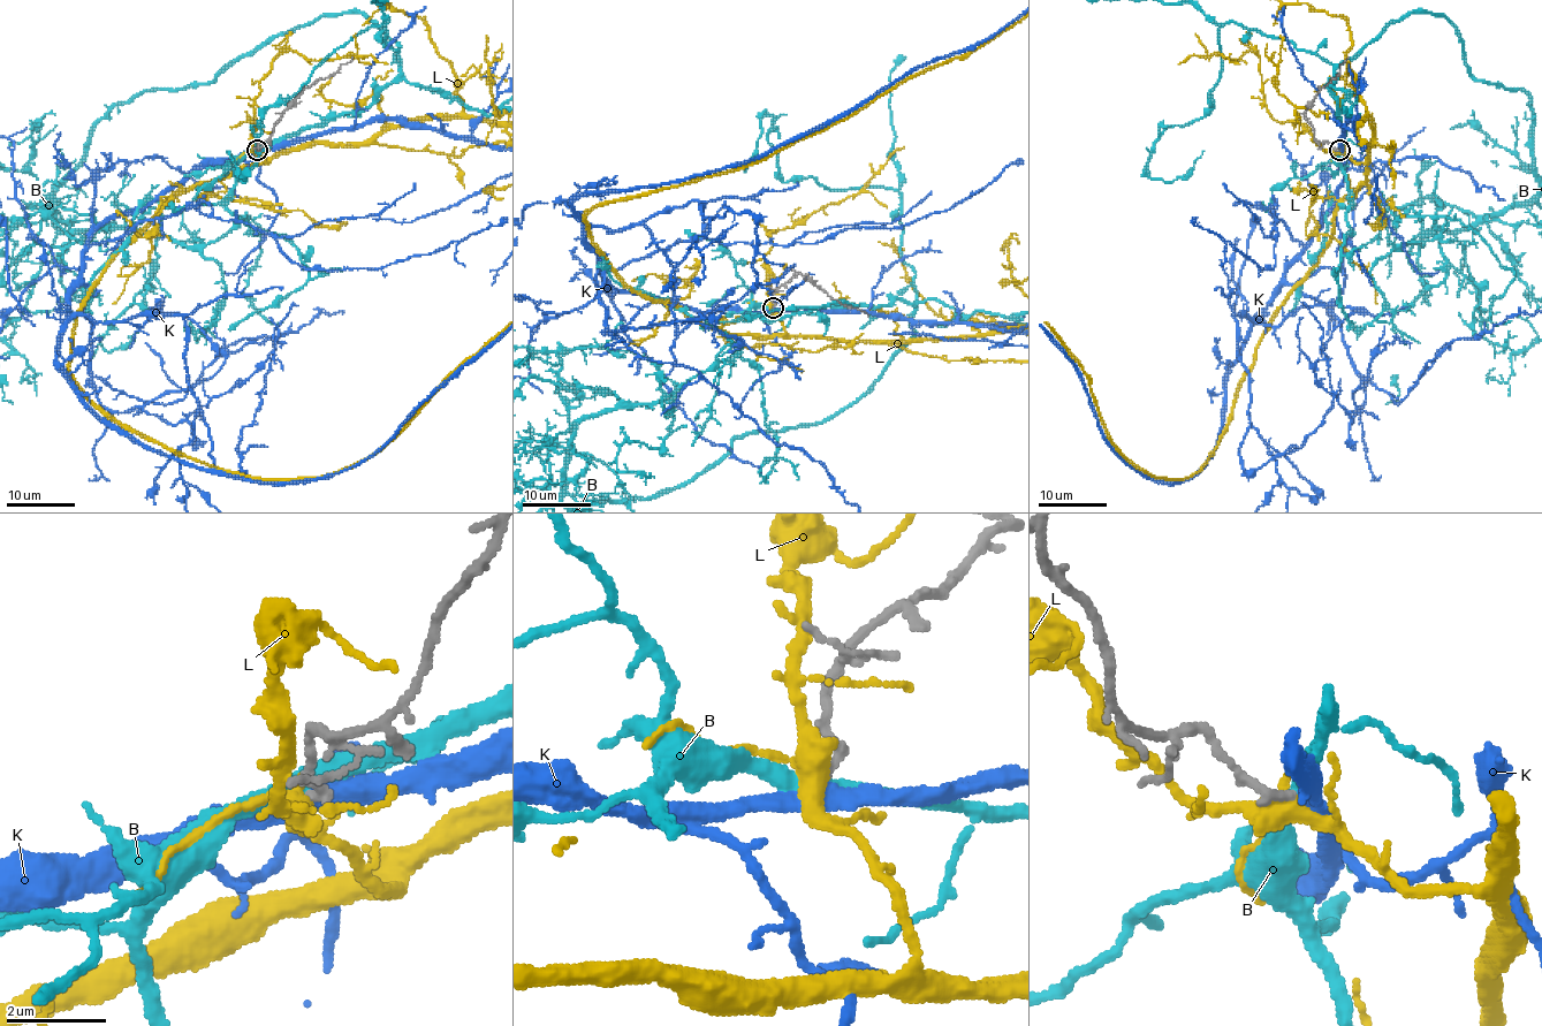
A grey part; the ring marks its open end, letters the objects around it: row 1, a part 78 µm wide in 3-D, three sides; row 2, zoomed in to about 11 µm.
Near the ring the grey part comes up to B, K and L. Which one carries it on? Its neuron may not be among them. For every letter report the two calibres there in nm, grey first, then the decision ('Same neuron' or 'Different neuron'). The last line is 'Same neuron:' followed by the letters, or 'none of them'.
B: Thickness 190 nm (grey) against 360 nm. Different neuron
K: Thickness 190 nm (grey) against 380 nm. Same neuron
L: Thickness 200 nm (grey) against 400 nm. Different neuron
Same neuron: K

